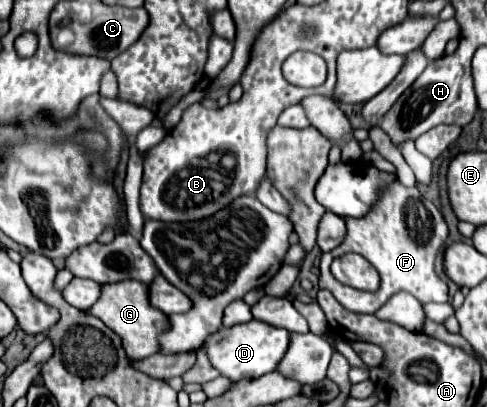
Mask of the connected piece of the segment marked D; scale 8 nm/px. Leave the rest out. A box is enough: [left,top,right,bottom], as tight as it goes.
[205,320,289,382]

